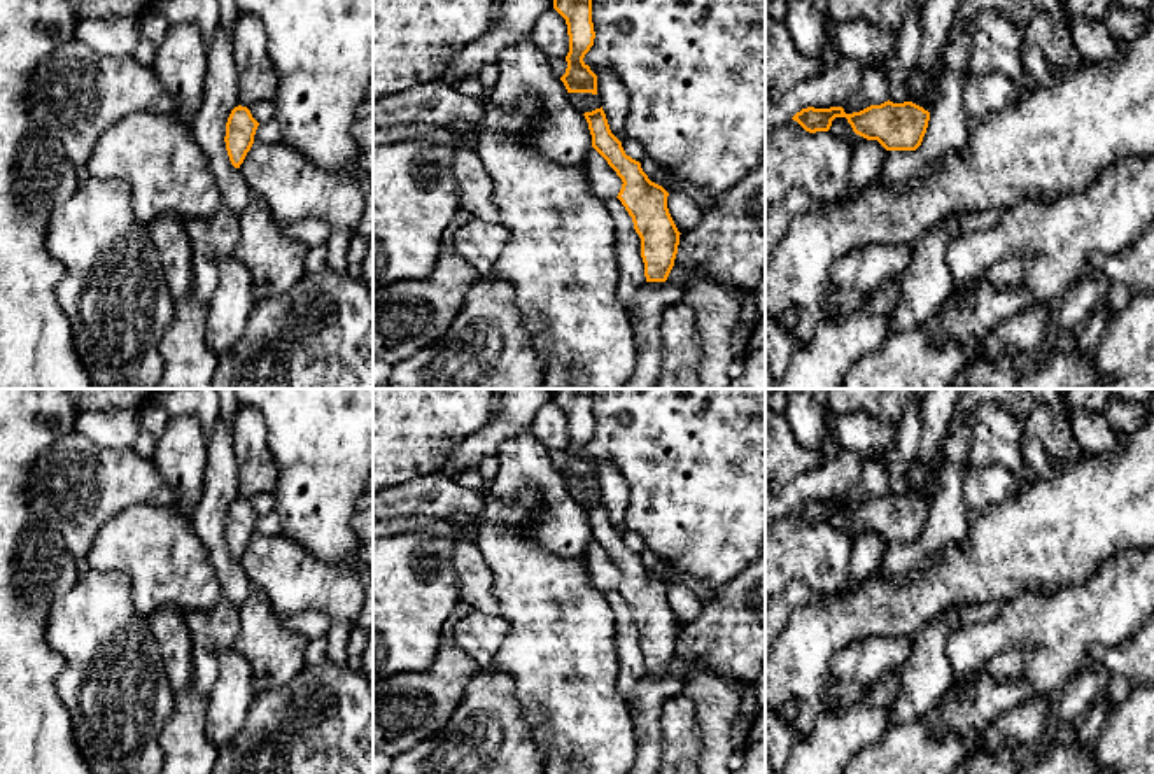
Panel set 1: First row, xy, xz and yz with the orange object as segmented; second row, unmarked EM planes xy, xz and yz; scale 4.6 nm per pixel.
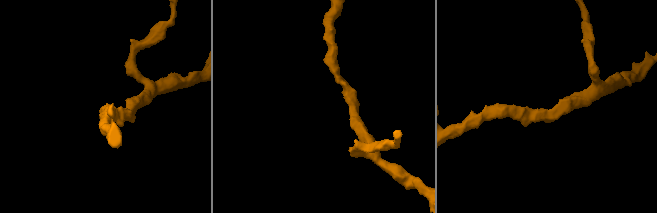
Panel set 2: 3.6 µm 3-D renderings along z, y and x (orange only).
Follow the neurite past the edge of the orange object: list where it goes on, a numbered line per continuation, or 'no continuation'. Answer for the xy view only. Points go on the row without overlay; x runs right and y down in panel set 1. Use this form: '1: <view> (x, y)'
no continuation

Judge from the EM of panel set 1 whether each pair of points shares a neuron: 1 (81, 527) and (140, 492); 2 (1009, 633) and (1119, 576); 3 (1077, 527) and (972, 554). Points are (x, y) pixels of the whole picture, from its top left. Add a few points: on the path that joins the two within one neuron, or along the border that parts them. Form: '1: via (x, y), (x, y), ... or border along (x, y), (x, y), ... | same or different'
1: via (95, 513), (116, 492), (126, 492) | same
2: via (1037, 624), (1067, 624), (1091, 605) | same
3: via (1051, 534), (1035, 543), (1011, 547), (999, 554) | same

